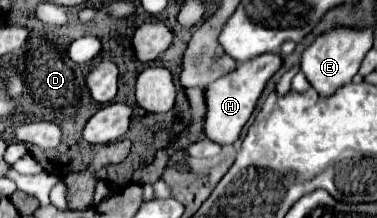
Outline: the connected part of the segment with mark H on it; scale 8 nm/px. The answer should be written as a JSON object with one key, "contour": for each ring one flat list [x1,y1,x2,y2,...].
{"contour":[[265,53,265,55,259,55,251,61,247,61,247,63,239,63,235,71,213,81,205,89,205,97,207,97,205,135,211,141,217,141,219,145,235,143,241,137,241,129,251,119,251,115,257,107,257,101,263,95,269,79,281,69,281,65,283,65,283,59,279,53]]}

